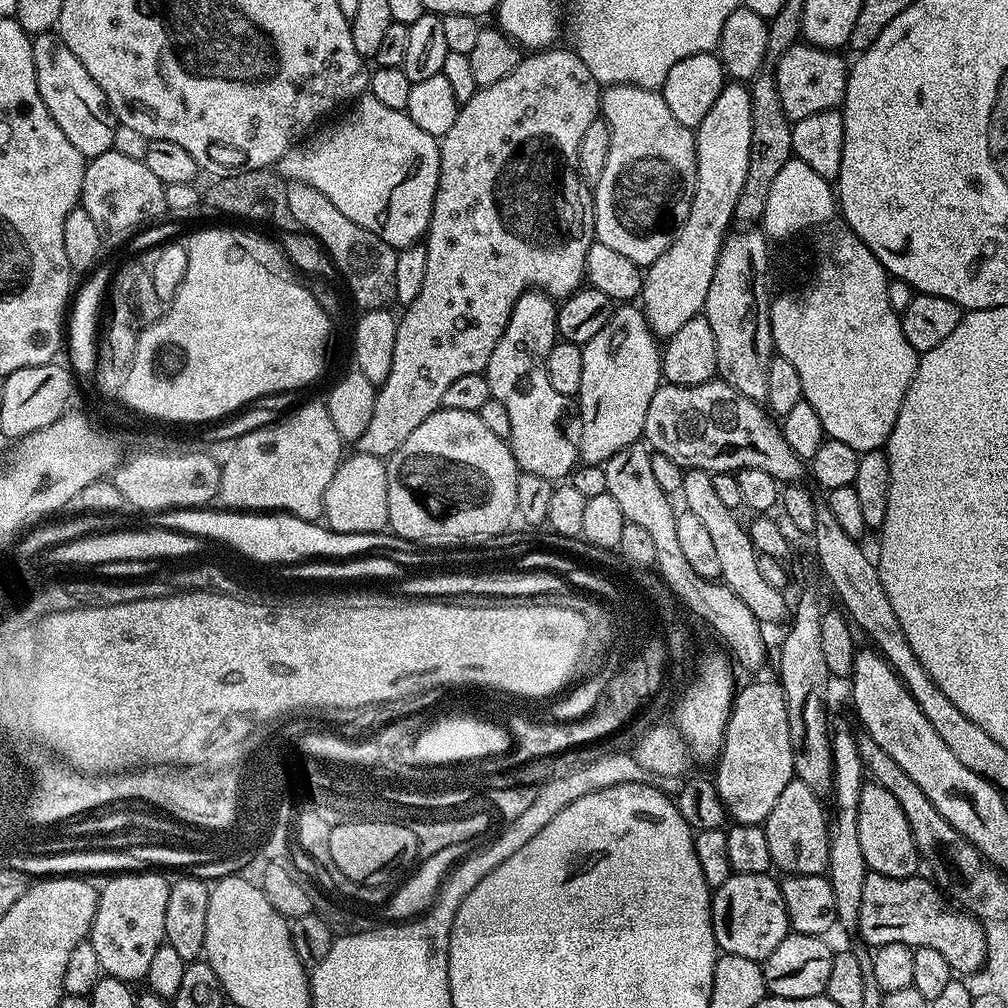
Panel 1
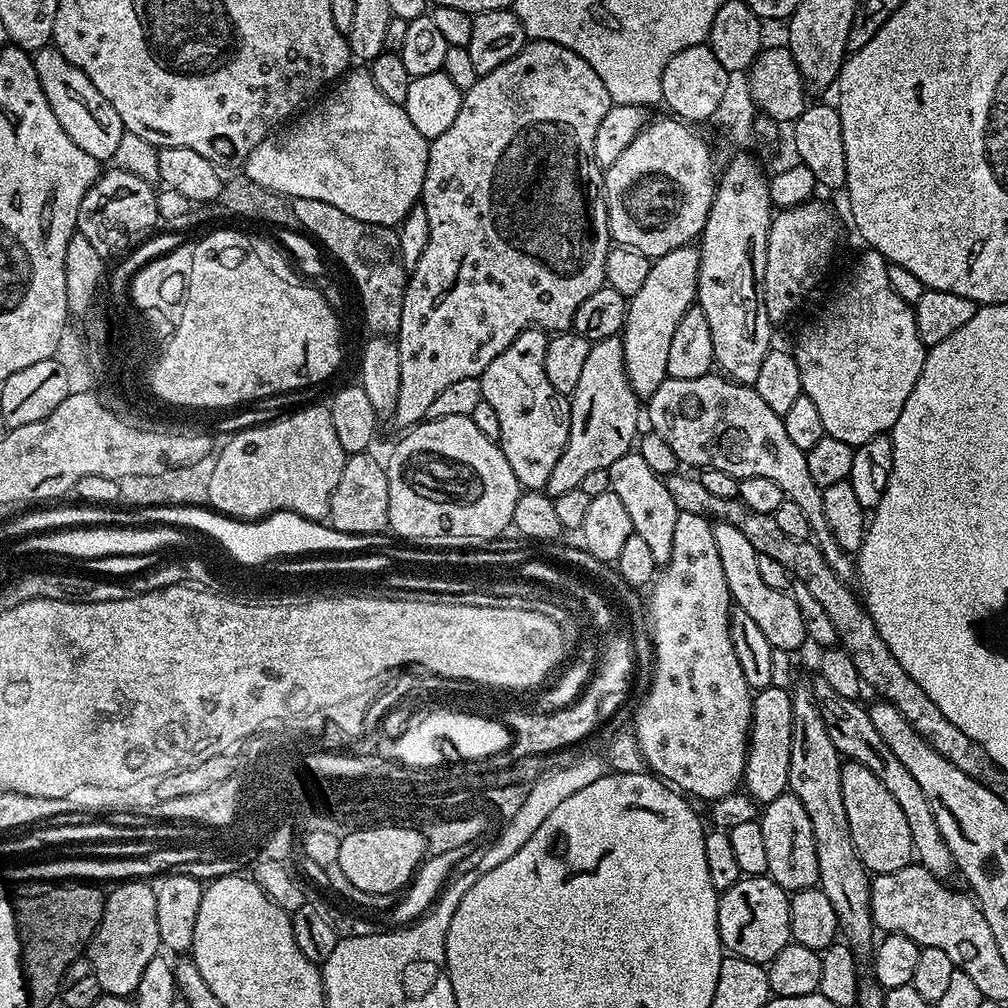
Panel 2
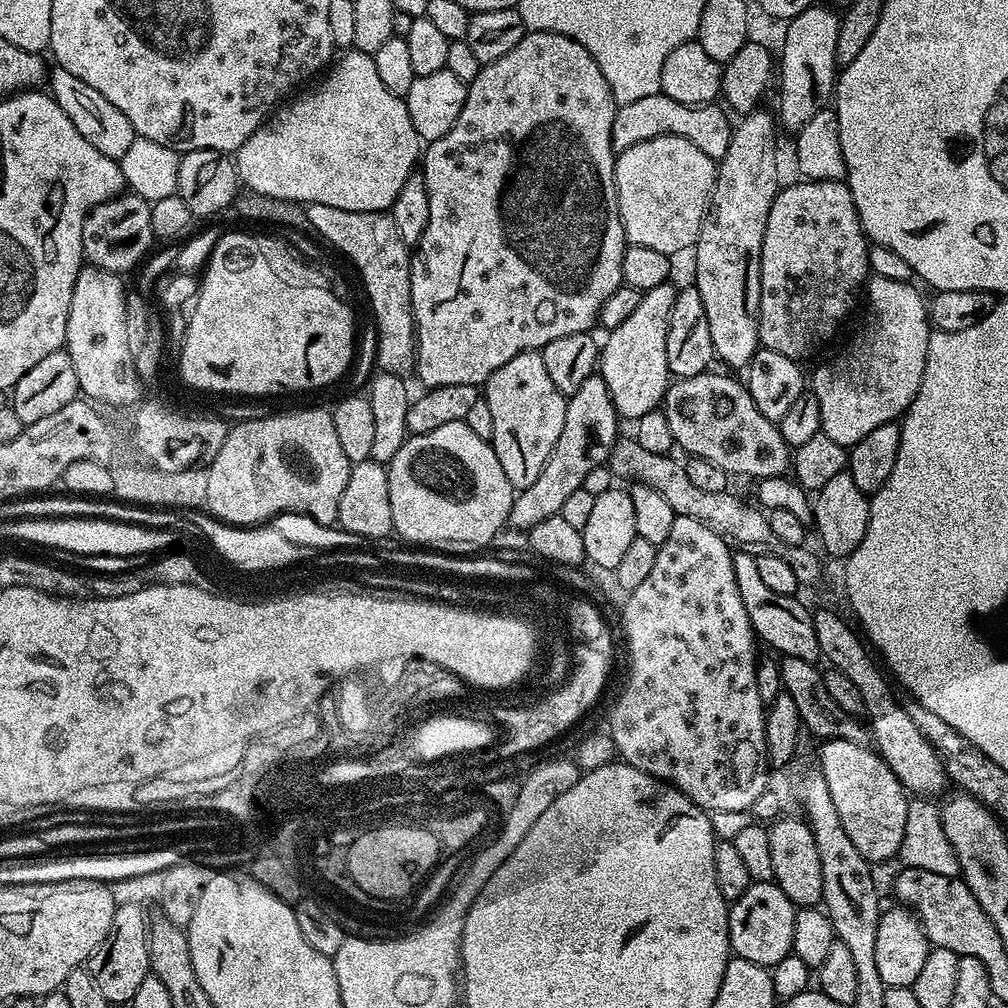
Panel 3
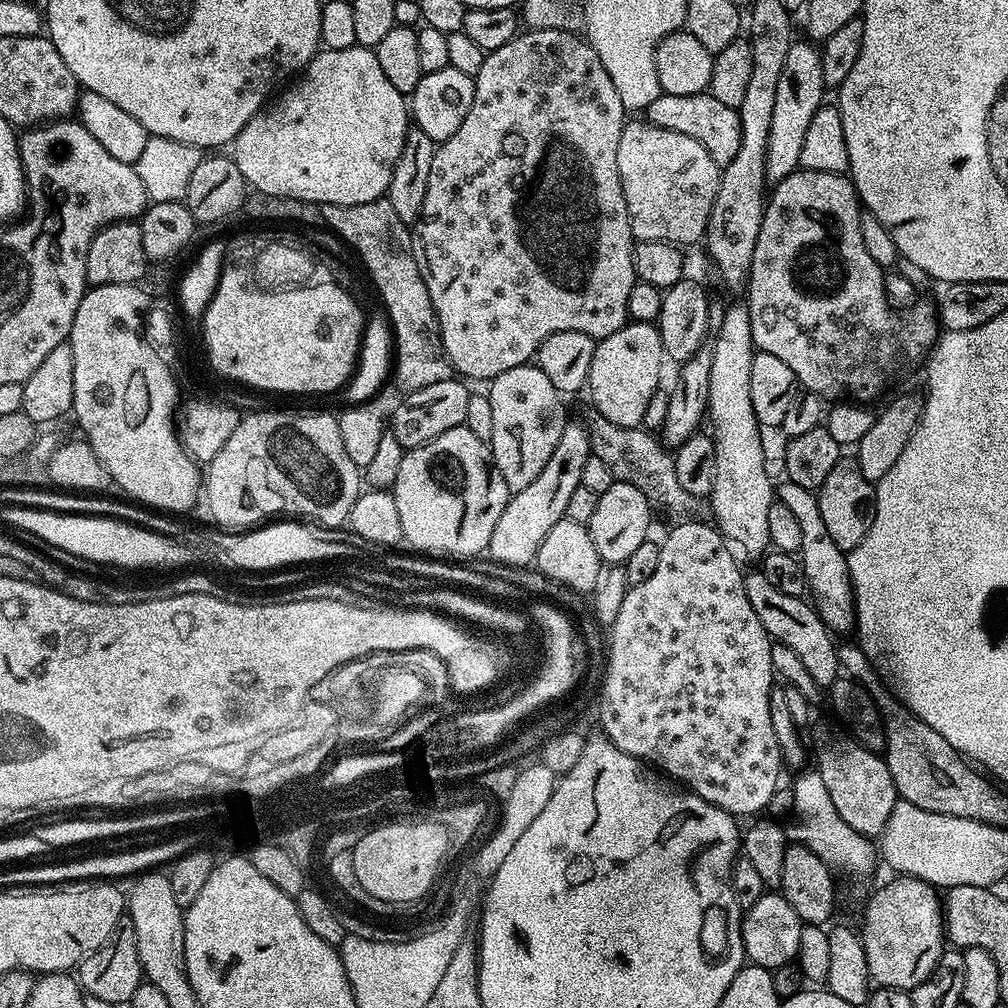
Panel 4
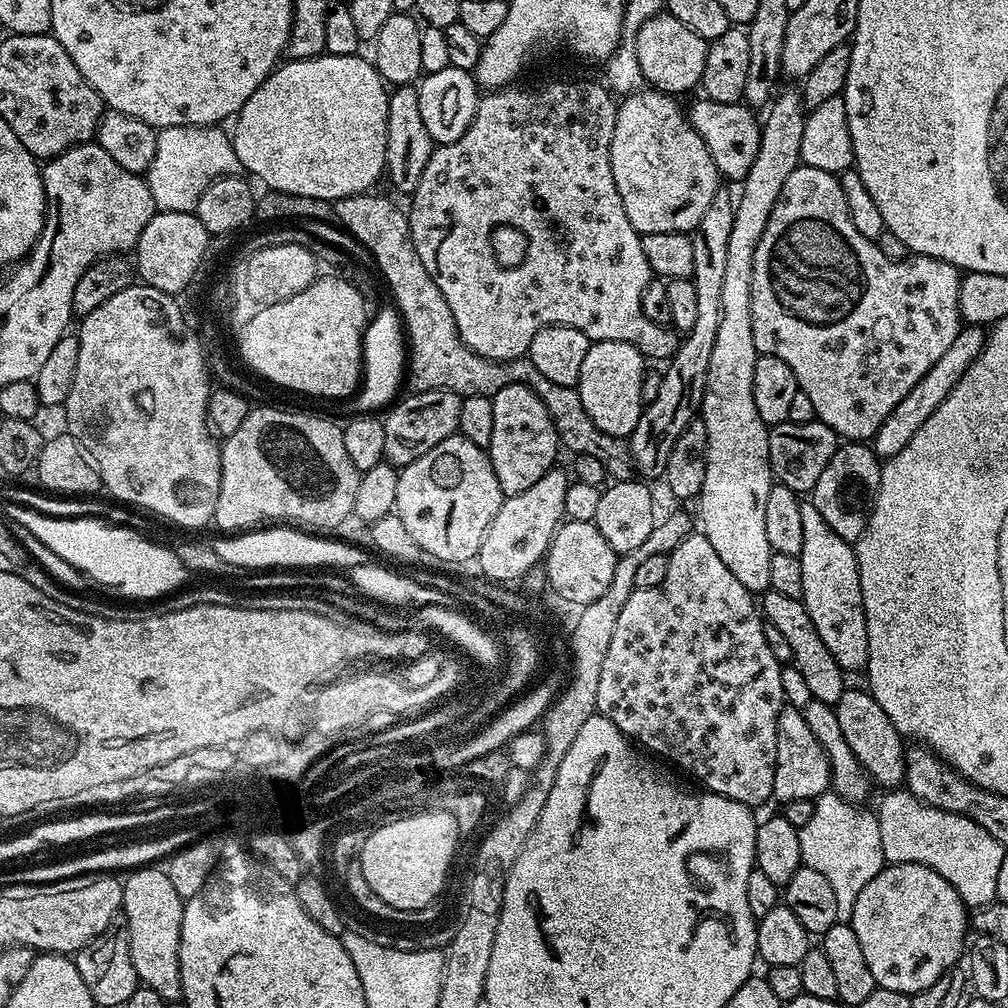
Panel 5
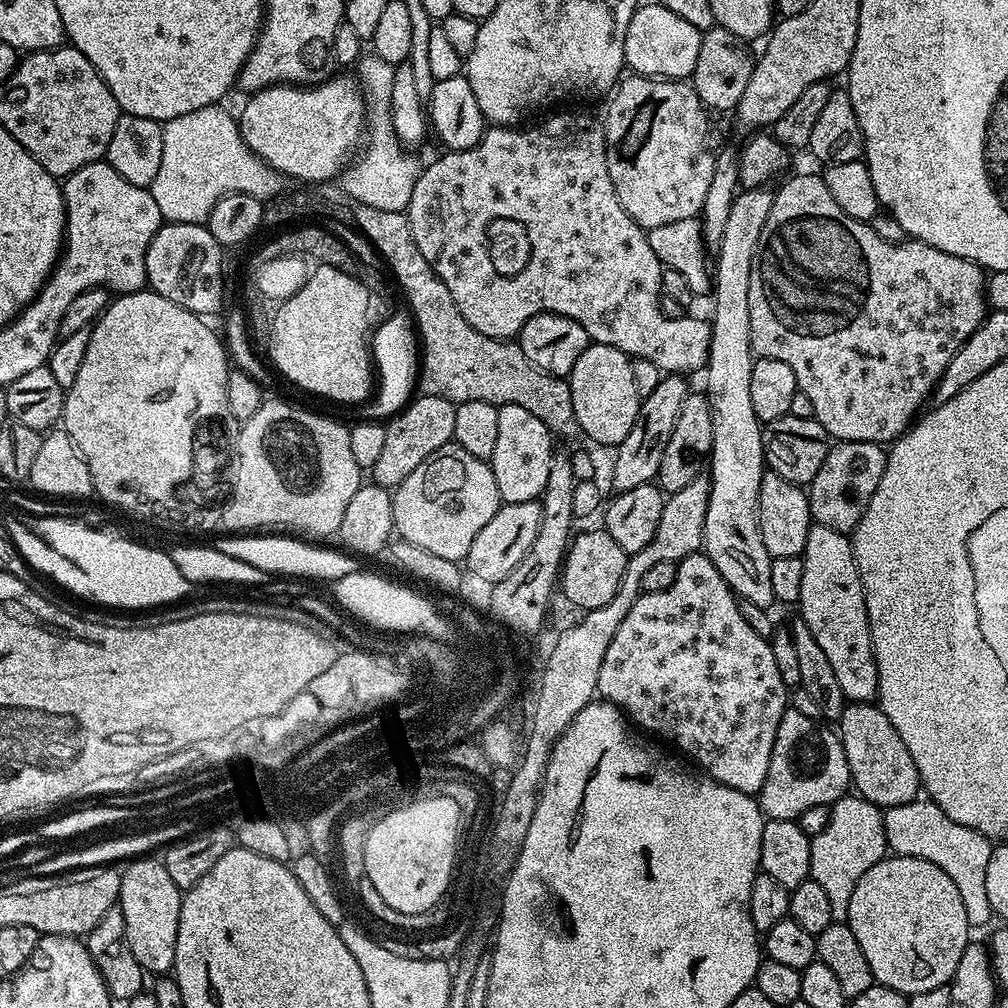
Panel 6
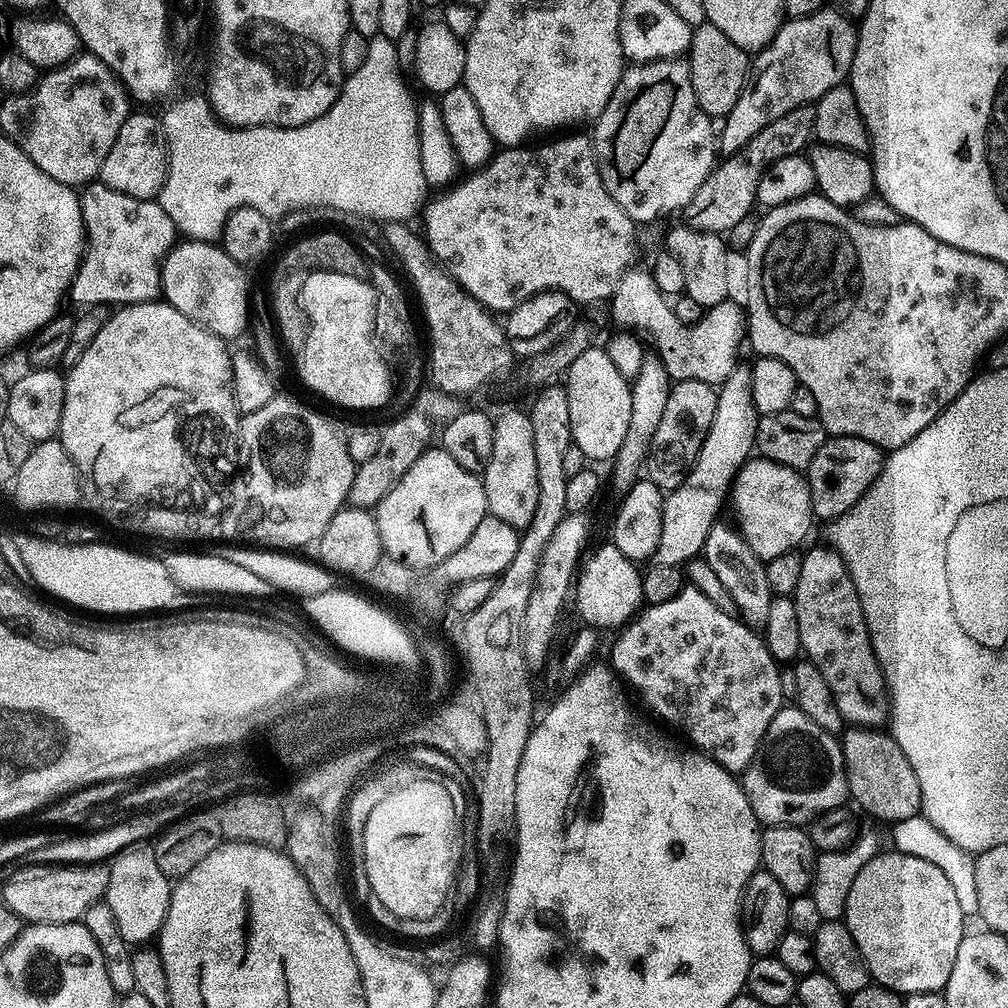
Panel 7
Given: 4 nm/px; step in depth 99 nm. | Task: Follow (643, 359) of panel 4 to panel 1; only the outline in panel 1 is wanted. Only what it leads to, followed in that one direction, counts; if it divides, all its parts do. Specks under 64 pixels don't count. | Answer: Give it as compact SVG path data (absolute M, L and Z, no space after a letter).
M725 83L722 94L714 98L714 106L706 113L706 118L694 130L696 137L696 185L694 198L690 202L690 214L686 214L686 222L676 233L674 242L663 252L653 264L647 265L644 272L644 289L638 297L644 316L652 333L657 338L667 338L690 322L690 318L701 315L706 302L706 294L710 294L710 278L714 278L714 270L718 262L720 248L724 237L729 235L733 227L738 194L742 194L742 182L746 182L746 166L750 166L750 106L752 105L751 91L743 83Z

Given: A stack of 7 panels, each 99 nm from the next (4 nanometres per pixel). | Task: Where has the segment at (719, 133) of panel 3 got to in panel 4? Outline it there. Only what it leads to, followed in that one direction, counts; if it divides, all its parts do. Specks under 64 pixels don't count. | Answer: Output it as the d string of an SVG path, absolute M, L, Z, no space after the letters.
M699 92L698 94L661 94L650 102L646 109L647 123L658 126L662 130L674 130L678 134L686 134L686 138L694 138L710 158L721 169L725 168L738 154L738 148L742 142L742 126L740 125L740 113L737 109L718 102L712 93Z

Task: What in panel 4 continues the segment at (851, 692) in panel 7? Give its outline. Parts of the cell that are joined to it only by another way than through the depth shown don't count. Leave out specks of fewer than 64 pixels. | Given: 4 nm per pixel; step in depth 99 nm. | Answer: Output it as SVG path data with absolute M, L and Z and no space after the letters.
M785 479L783 483L781 488L779 485L775 489L774 496L779 503L784 504L793 512L802 530L802 546L798 555L800 561L804 563L808 592L814 601L815 610L829 632L833 634L851 633L856 627L856 600L852 596L848 557L826 531L826 521L822 518L822 510L818 510L817 493L806 486L798 486L798 482L793 480Z

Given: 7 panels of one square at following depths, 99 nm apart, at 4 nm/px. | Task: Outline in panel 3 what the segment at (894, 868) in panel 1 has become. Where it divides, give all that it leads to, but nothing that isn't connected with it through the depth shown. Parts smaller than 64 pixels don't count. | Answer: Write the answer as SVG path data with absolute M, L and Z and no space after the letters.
M828 740L820 748L818 767L850 842L871 864L893 859L901 848L909 809L910 798L903 785L879 753L867 745Z

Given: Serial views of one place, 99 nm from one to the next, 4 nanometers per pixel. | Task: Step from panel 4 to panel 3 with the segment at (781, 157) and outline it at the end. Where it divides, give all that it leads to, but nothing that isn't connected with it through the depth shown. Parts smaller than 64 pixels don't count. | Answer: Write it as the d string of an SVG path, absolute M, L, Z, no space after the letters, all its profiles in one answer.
M820 2L802 10L792 20L787 21L784 45L778 48L778 88L780 84L780 112L778 120L789 128L792 134L799 132L814 114L829 107L834 96L838 79L836 51L838 50L838 26L840 16L823 8Z

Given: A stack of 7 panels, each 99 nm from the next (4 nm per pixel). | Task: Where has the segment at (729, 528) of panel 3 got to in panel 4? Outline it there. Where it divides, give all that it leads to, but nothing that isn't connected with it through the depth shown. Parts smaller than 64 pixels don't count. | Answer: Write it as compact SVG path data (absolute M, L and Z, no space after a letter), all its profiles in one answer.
M594 410L589 411L586 427L588 430L588 441L592 447L592 455L602 458L602 462L606 462L606 466L610 466L610 474L614 474L617 482L638 486L638 490L642 490L642 494L646 494L648 501L655 505L657 509L669 508L672 512L695 513L692 511L695 510L696 504L698 504L697 497L686 494L686 490L682 490L682 486L678 486L678 477L672 461L673 453L657 437L656 441L652 437L655 435L651 431L645 430L643 427L627 428L626 426L618 426L614 422L602 418L602 414L598 414Z

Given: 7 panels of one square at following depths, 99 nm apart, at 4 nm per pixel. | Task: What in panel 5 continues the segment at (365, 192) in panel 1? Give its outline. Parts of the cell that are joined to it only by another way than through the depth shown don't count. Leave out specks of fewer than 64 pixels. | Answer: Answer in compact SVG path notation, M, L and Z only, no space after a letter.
M321 54L305 60L288 58L276 67L266 82L262 82L262 86L246 98L242 110L234 117L236 129L231 129L230 139L241 169L249 177L257 176L265 184L265 189L329 202L375 189L376 179L379 176L381 179L386 172L384 163L390 88L378 74L375 63L362 57L360 54Z

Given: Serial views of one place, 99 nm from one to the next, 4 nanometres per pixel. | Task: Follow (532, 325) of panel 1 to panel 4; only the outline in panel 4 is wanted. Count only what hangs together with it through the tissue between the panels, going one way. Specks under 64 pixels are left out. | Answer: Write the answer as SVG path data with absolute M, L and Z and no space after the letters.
M529 362L522 366L514 366L514 370L506 370L506 374L498 374L487 385L486 394L490 398L490 407L494 413L494 434L490 441L492 461L502 474L509 493L521 492L542 474L542 466L550 462L550 454L554 454L554 446L558 446L558 438L562 438L562 430L570 423L570 416L564 409L565 397L542 374L535 363Z

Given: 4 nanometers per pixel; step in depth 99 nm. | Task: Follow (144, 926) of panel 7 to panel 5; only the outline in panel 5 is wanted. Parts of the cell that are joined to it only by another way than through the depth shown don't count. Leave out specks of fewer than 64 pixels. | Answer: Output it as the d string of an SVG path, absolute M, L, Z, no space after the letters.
M160 866L138 867L129 871L122 880L124 886L124 902L122 920L130 938L130 958L134 958L134 970L138 974L143 987L154 990L164 1001L179 1001L184 995L180 981L180 935L182 934L182 914L186 901L174 890L167 871Z

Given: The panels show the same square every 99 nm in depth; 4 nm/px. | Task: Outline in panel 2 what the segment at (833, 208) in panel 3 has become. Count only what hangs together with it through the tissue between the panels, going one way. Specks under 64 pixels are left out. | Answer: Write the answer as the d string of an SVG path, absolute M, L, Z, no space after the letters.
M819 199L805 200L802 204L796 204L793 208L779 209L773 215L770 234L766 242L766 274L764 275L764 301L768 318L773 322L784 320L812 291L816 283L824 276L832 255L836 252L836 243L840 240L840 224L836 216L824 204L819 204Z

